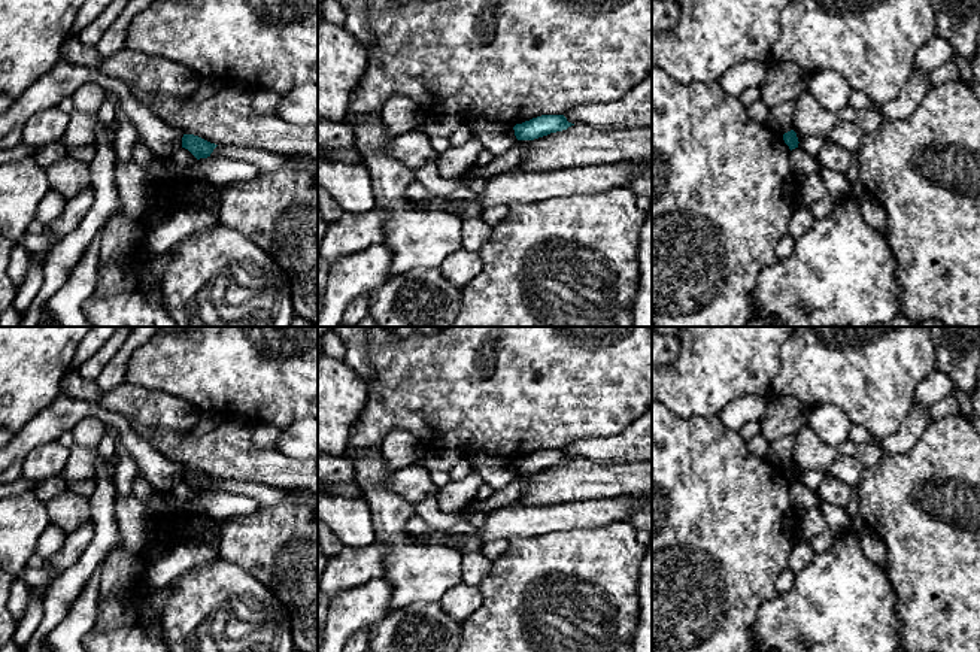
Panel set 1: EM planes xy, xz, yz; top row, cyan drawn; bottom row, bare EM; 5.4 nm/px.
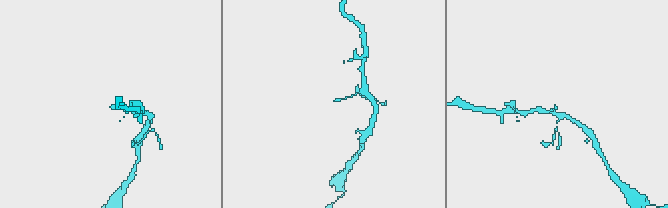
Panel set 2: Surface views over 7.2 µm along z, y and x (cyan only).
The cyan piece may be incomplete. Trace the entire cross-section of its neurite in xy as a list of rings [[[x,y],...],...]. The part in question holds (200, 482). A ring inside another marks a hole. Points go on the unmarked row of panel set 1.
[[[183,468],[182,482],[188,483],[197,494],[207,492],[218,479],[194,468]]]

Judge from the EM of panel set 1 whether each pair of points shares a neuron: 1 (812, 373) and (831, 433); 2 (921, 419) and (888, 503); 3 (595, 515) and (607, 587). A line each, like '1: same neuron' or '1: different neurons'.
1: different neurons
2: different neurons
3: different neurons

